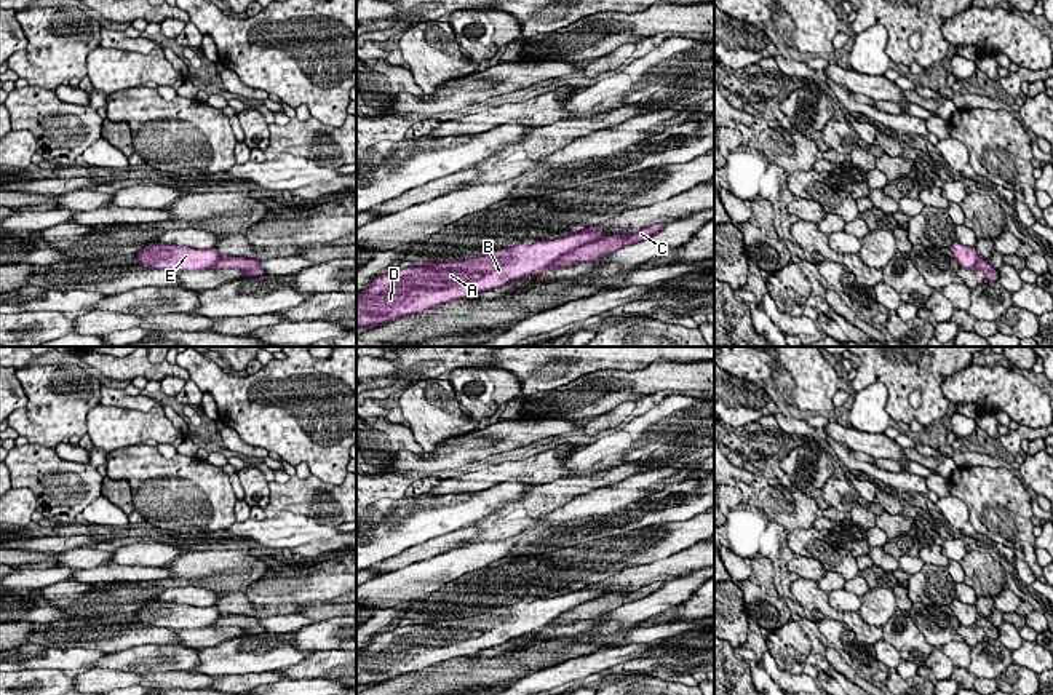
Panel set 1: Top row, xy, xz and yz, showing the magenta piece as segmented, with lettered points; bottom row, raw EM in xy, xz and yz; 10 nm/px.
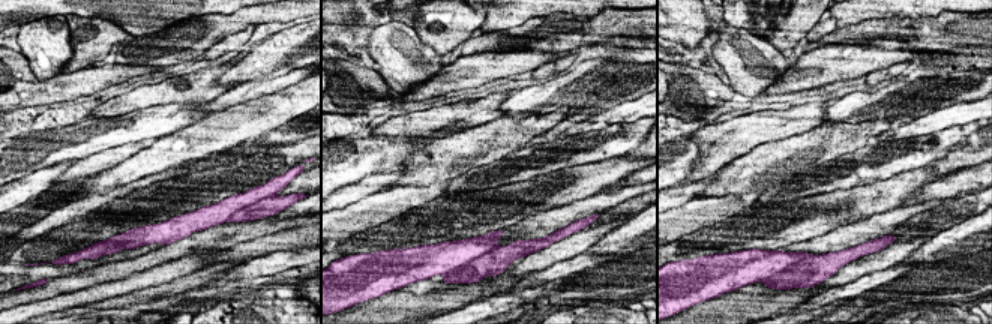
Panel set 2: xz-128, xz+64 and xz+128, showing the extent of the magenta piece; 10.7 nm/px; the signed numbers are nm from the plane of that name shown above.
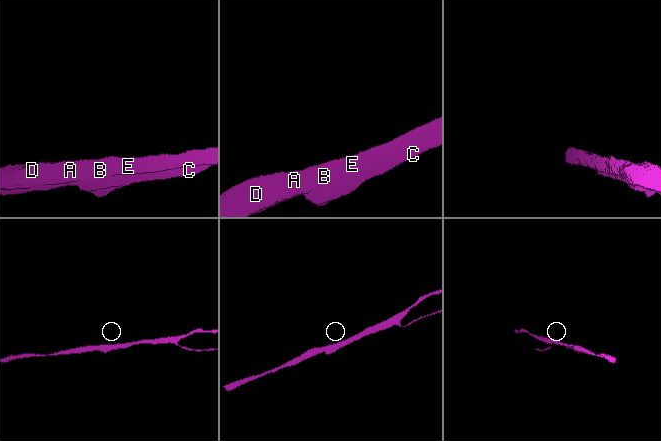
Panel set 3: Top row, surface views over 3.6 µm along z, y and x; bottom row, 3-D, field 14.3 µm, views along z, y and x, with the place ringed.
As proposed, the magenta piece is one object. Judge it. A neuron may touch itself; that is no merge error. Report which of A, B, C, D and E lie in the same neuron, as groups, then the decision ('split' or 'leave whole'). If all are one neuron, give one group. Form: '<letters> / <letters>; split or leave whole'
A B D E / C; split

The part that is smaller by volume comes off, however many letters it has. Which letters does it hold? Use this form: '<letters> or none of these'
C

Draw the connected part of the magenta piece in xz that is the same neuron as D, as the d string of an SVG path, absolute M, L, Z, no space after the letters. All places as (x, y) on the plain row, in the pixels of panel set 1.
M594 583L550 599L518 602L479 615L423 620L372 637L356 655L356 687L377 685L459 657L500 645L550 625L561 614L598 599L606 588Z

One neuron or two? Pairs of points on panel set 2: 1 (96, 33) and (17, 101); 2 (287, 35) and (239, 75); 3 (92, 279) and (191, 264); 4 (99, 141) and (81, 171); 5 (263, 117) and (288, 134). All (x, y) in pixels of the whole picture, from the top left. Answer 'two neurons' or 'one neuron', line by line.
1: two neurons
2: one neuron
3: two neurons
4: two neurons
5: two neurons

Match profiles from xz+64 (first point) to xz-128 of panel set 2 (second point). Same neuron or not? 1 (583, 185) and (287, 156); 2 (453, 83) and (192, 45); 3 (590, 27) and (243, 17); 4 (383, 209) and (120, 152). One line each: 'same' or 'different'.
1: same
2: different
3: same
4: different

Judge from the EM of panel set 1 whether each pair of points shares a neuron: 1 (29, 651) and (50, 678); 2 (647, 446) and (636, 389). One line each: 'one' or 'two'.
1: two
2: two

